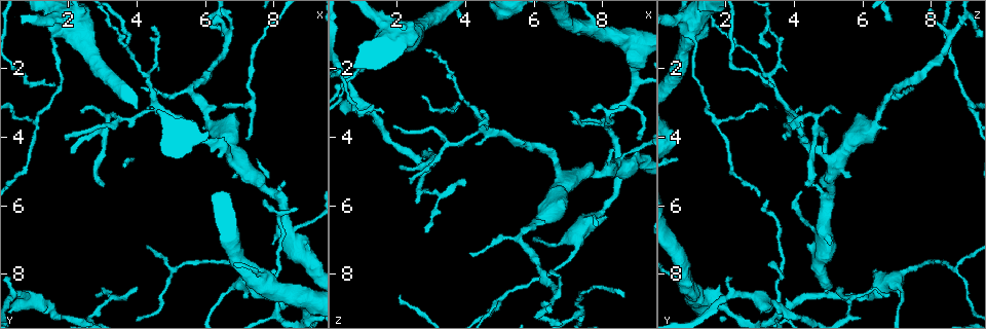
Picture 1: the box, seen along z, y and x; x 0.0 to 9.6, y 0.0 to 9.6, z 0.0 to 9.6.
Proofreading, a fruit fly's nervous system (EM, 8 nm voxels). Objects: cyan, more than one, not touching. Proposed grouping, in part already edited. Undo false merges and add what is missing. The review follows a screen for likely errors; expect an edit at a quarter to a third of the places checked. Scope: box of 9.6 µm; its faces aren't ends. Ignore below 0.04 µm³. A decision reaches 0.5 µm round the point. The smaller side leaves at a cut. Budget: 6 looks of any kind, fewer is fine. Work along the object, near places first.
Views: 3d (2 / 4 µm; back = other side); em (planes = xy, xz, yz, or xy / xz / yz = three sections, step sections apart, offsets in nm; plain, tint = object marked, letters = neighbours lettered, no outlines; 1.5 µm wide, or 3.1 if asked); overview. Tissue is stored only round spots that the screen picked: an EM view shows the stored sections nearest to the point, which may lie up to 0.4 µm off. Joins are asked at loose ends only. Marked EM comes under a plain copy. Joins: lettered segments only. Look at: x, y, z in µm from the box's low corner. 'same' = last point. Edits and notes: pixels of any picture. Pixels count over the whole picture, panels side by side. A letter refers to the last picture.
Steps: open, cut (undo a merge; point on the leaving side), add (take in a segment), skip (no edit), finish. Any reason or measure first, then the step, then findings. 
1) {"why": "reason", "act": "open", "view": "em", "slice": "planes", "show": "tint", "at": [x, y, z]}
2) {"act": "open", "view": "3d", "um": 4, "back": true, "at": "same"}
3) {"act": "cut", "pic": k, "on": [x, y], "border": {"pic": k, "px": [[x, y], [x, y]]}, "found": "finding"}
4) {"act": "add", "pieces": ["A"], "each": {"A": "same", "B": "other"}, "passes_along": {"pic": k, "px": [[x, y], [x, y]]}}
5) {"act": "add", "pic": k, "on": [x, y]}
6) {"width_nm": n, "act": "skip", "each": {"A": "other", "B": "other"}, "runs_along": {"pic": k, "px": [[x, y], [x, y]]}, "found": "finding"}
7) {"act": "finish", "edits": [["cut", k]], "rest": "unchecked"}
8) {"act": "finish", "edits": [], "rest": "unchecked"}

{"act": "open", "view": "em", "slice": "planes", "show": "letters", "at": [8.10, 8.00, 6.35]}

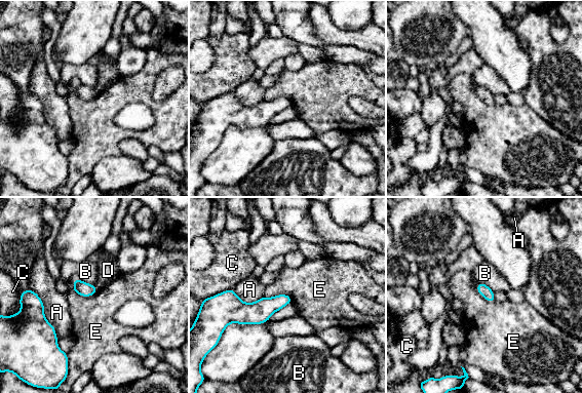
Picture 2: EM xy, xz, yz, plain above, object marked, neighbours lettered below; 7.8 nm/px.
{"act": "skip", "each": {"A": "other", "B": "other", "C": "other", "D": "other", "E": "other"}, "border": {"pic": 2, "px": [[70, 287], [81, 296], [98, 290]]}, "found": "no lettered segment goes on from it"}

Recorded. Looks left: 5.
{"why": "thick end", "act": "open", "view": "em", "slice": "planes", "show": "letters", "at": [6.85, 5.20, 5.70]}

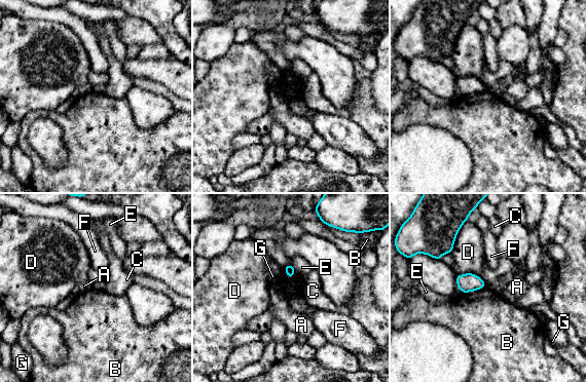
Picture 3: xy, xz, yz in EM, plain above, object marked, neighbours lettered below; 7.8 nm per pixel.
{"act": "skip", "each": {"A": "other", "B": "other", "C": "other", "D": "other", "E": "other", "F": "other", "G": "other"}, "border": {"pic": 3, "px": [[486, 285], [462, 294]]}, "found": "no lettered segment goes on from it"}

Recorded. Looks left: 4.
{"act": "open", "view": "em", "slice": "planes", "show": "letters", "at": [1.85, 3.95, 3.65]}

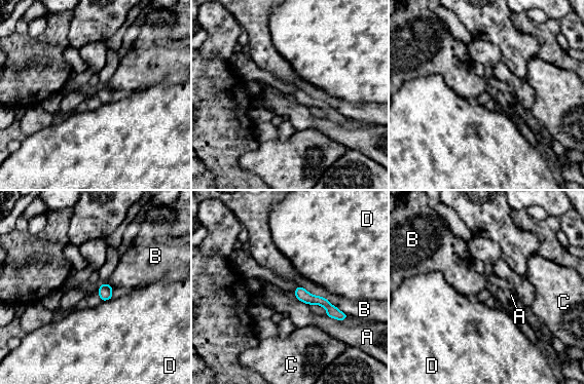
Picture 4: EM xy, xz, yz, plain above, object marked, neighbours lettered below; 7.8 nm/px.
{"act": "skip", "each": {"A": "other", "B": "other", "C": "other", "D": "other"}, "found": "none of them fits"}

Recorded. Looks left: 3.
{"act": "finish", "edits": [], "rest": "unchecked"}

